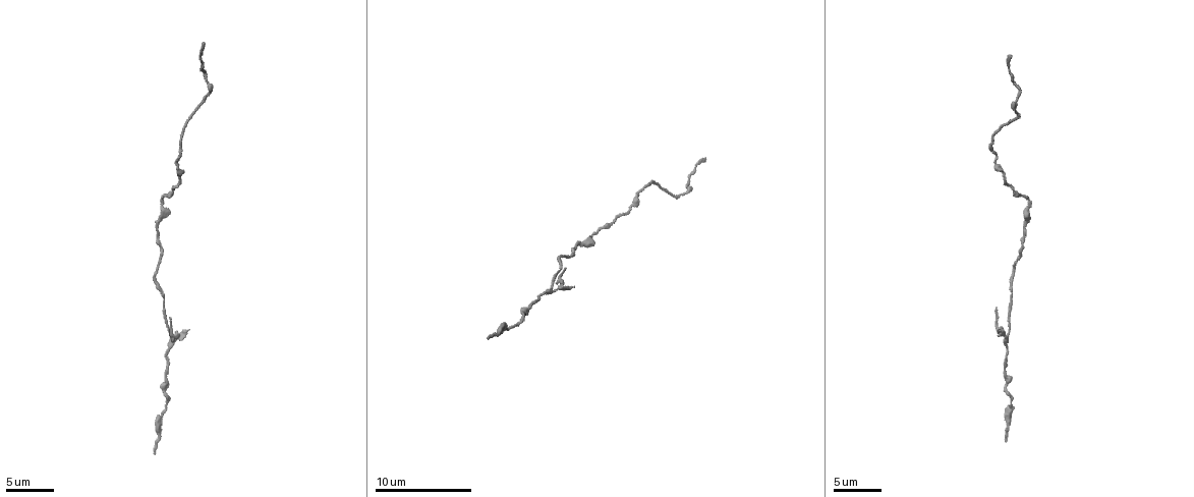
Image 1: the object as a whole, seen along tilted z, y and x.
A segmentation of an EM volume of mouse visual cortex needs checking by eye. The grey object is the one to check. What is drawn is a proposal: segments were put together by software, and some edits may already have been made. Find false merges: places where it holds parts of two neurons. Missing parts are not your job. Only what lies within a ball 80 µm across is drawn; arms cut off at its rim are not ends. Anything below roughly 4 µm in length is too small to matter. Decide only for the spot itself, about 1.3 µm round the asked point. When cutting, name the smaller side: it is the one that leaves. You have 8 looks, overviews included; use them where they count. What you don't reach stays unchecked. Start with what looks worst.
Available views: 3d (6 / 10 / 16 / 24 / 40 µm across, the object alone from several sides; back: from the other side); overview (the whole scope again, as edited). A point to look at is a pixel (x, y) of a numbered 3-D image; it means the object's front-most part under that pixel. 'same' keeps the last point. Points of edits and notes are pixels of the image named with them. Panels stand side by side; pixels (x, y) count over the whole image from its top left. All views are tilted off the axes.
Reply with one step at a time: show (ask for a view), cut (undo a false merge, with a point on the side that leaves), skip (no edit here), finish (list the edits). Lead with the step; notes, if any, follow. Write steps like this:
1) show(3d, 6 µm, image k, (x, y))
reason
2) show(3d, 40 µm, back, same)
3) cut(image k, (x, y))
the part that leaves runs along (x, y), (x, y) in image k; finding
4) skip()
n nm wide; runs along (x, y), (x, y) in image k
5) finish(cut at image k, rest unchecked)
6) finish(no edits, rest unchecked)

show(3d, 16 µm, image 1, (636, 194))
calibre changes

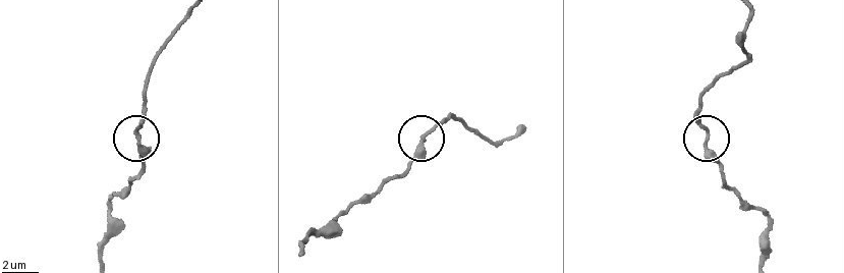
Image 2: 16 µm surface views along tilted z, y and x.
skip()
runs along (100, 257), (109, 199), (143, 162), (137, 128), (144, 93) in image 2; all the same neuron

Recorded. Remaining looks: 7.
show(3d, 10 µm, image 1, (679, 195))
thick turns thin

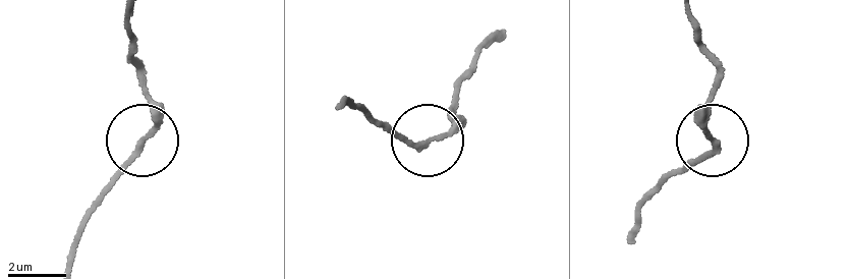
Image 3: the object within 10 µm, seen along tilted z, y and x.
show(3d, 10 µm, back, image 3, (430, 139))

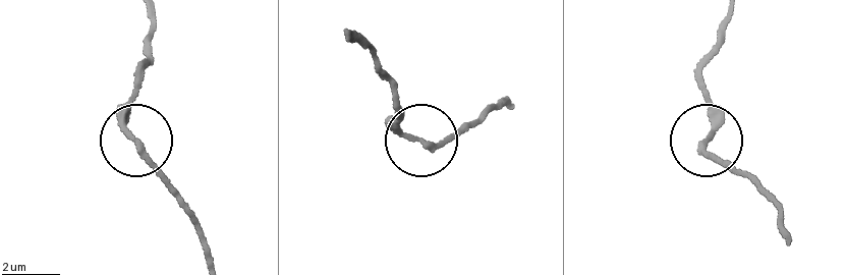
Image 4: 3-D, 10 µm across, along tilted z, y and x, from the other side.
skip()
190 nm wide; runs along (209, 259), (194, 212), (127, 128), (123, 116), (133, 80) in image 4; all the same neuron

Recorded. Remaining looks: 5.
show(3d, 10 µm, image 1, (572, 256))
sudden change in width

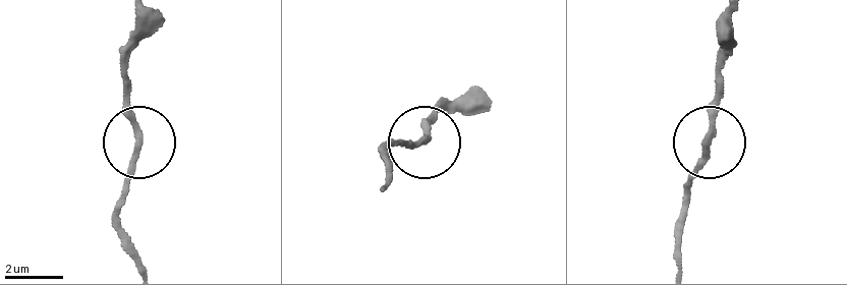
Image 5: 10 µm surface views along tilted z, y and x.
skip()
runs along (434, 113), (415, 147), (392, 145) in image 5; continuous, no second neuron

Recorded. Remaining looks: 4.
show(3d, 10 µm, image 1, (161, 204))
calibre changes

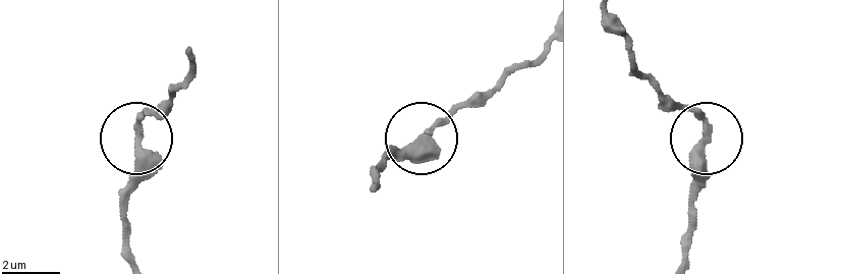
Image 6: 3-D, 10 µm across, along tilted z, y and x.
skip()
310 nm wide; runs along (124, 212), (136, 126), (162, 100) in image 6; one neuron here

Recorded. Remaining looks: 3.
finish(no edits, rest unchecked)

